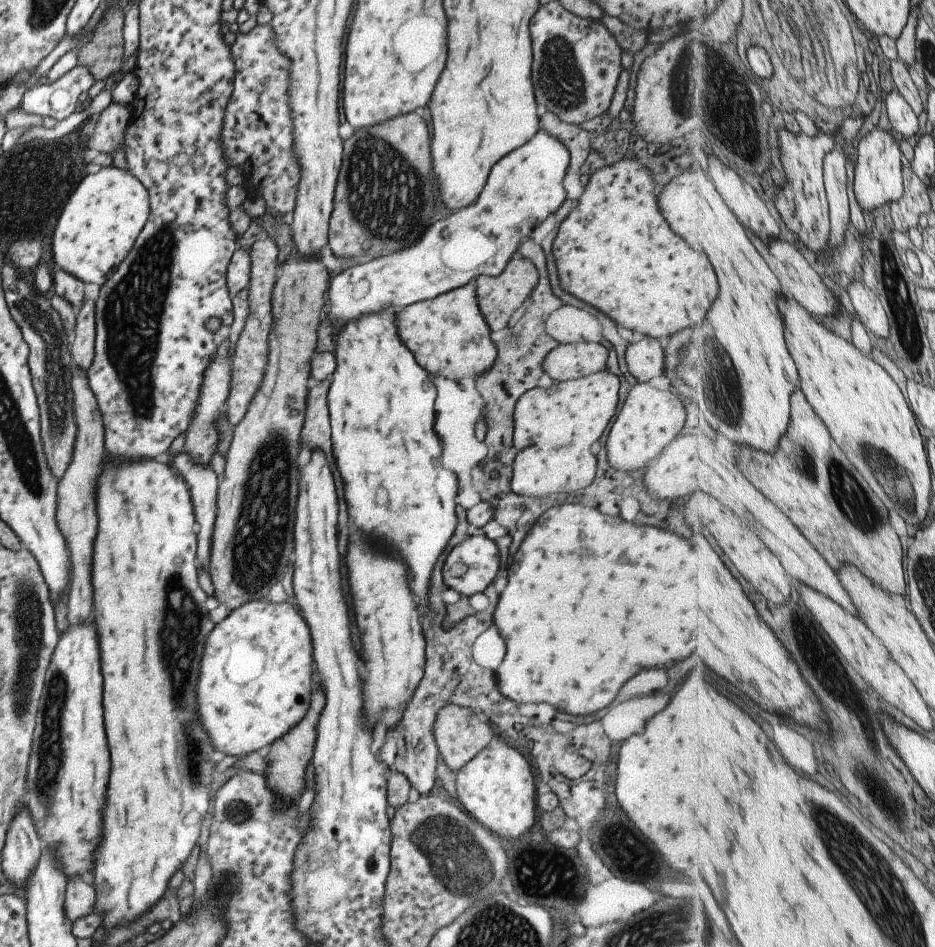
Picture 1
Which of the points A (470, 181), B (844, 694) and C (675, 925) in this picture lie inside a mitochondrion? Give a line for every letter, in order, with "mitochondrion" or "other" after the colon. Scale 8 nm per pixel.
A: other
B: other
C: mitochondrion

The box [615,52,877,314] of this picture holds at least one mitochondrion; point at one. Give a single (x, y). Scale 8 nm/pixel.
(746, 148)

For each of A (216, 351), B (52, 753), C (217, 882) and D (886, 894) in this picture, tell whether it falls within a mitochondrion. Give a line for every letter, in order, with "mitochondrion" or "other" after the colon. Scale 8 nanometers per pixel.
A: other
B: mitochondrion
C: other
D: mitochondrion

